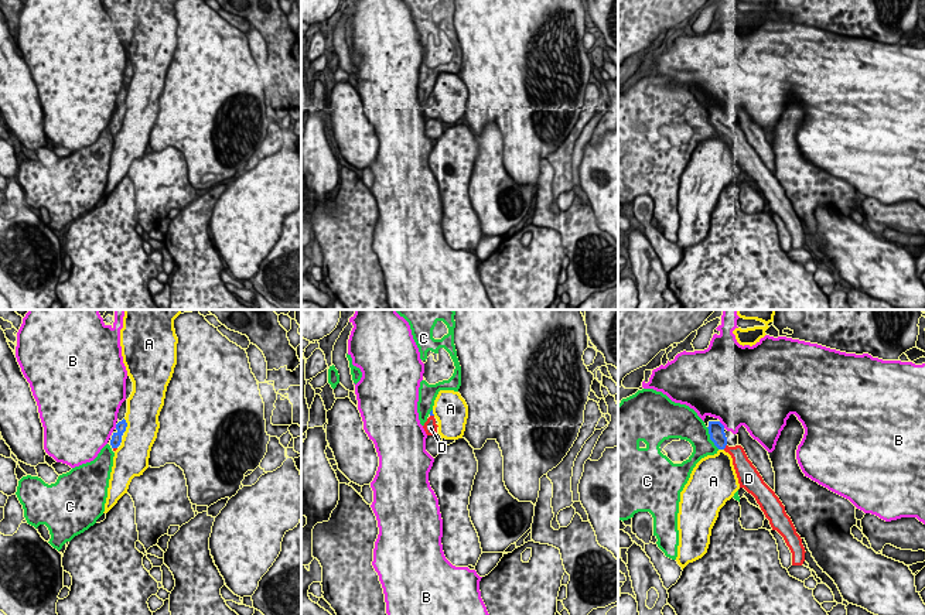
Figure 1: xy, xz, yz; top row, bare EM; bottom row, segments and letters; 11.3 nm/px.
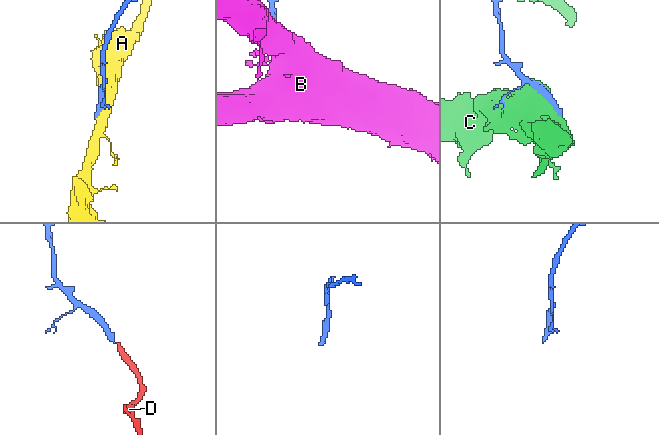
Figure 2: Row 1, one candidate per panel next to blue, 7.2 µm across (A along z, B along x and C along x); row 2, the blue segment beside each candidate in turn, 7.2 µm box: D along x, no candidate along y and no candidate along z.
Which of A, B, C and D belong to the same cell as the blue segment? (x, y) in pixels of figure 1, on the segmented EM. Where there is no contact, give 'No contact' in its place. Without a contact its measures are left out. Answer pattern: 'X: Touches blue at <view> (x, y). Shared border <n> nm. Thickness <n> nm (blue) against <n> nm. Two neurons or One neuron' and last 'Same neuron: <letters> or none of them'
A: Touches blue at xy (126, 426). Shared border 160 nm. Thickness 130 nm (blue) against 380 nm. Two neurons
B: Touches blue at yz (722, 424). Shared border 110 nm. Thickness 190 nm (blue) against 460 nm. Two neurons
C: Touches blue at yz (710, 438). Shared border 300 nm. Thickness 190 nm (blue) against 300 nm. Two neurons
D: Touches blue at yz (724, 447). Shared border 70 nm. Thickness 190 nm (blue) against 190 nm. One neuron
Same neuron: D

